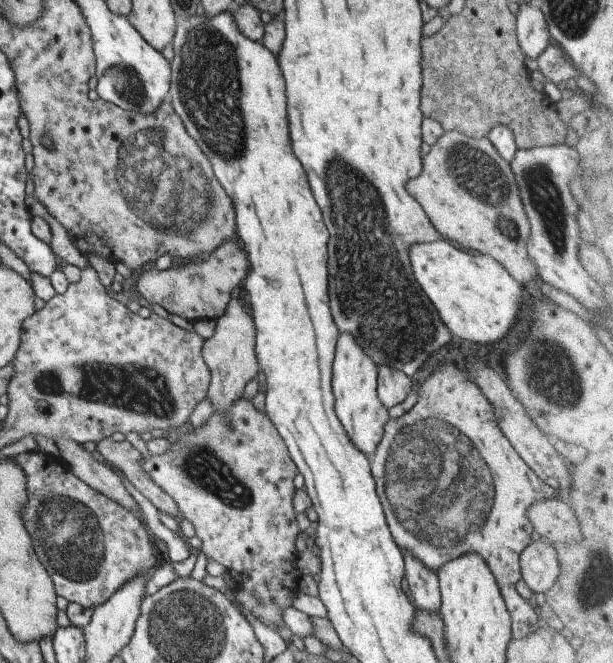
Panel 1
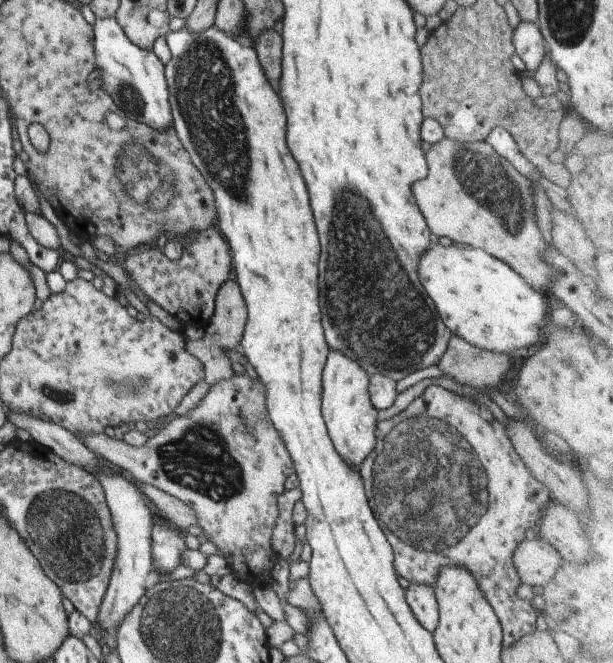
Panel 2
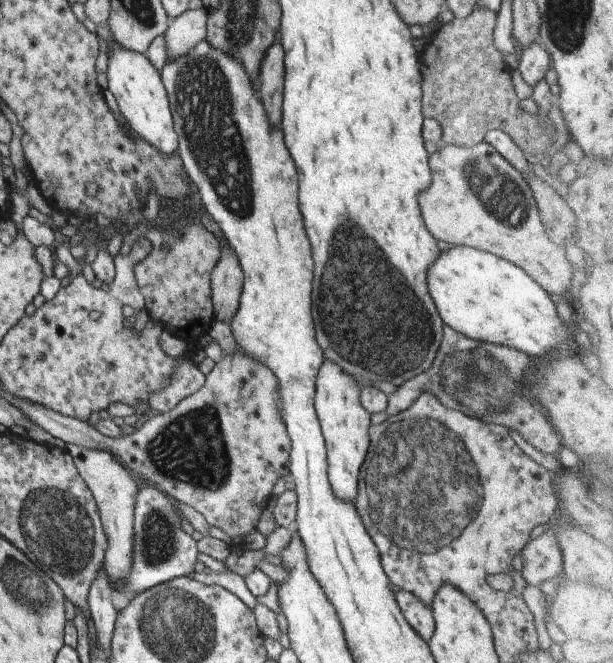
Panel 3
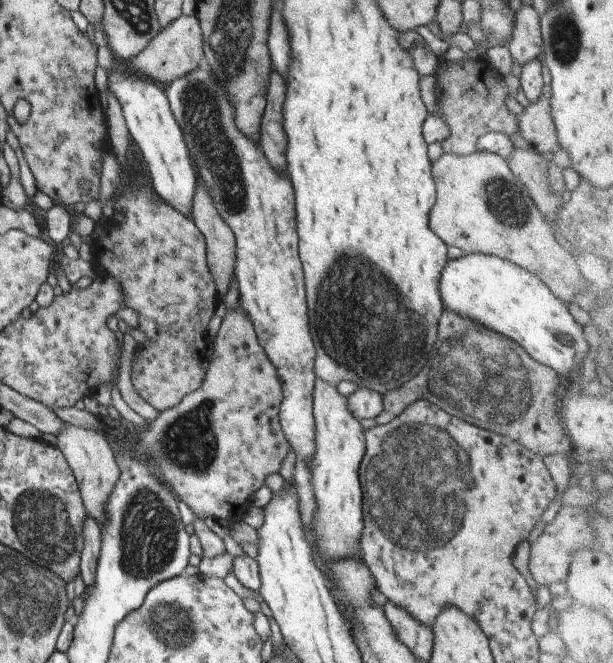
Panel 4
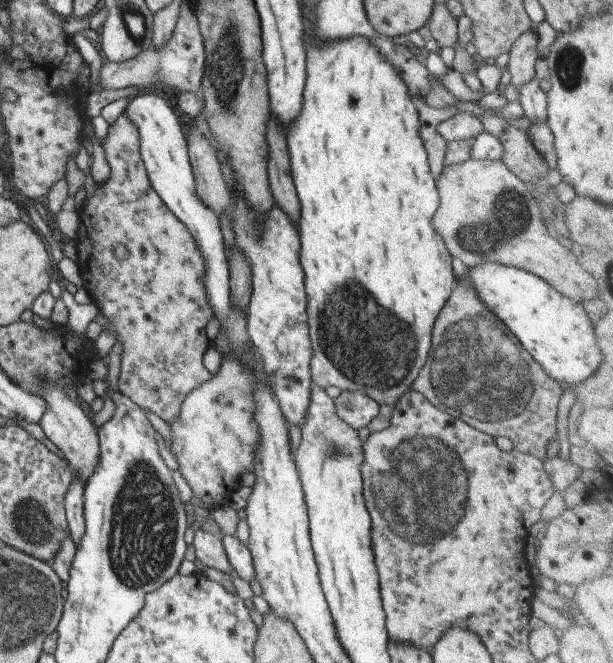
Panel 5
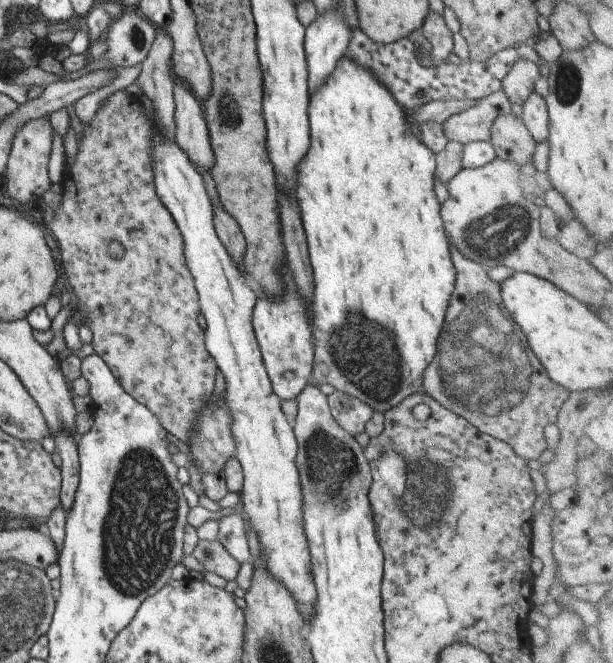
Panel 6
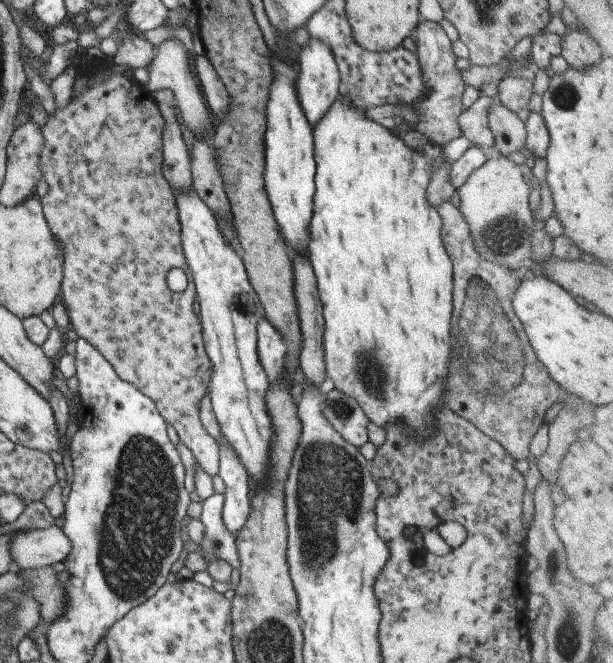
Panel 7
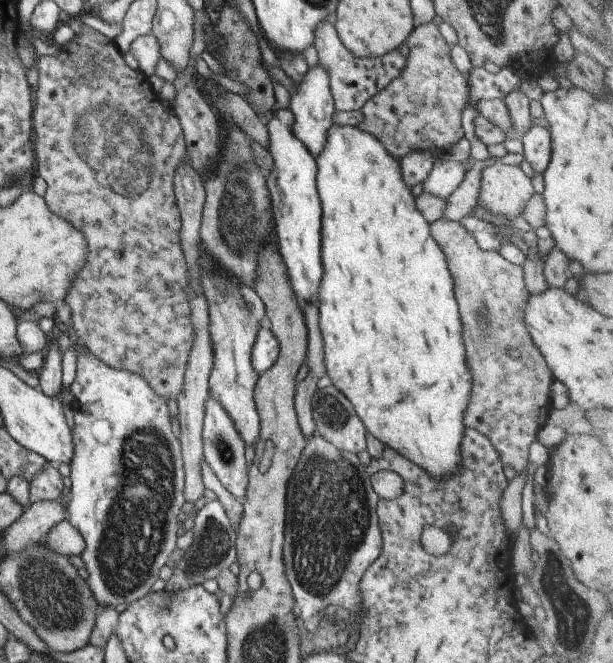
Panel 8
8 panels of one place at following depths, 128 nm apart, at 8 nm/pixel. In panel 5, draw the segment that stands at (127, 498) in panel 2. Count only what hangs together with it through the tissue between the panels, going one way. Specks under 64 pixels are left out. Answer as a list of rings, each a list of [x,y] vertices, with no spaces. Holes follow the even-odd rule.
[[[43,382],[39,386],[38,396],[45,400],[45,406],[47,406],[38,422],[45,438],[53,442],[70,466],[72,473],[79,478],[81,486],[85,486],[85,482],[93,474],[93,468],[97,466],[97,458],[99,458],[99,438],[97,438],[96,427],[87,417],[84,405],[69,400],[63,390]]]

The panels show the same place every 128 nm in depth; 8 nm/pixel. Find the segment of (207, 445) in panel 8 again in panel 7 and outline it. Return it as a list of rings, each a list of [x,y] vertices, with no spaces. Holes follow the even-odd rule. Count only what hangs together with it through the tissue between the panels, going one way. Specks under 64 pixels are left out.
[[[223,435],[219,440],[219,468],[217,476],[222,480],[224,504],[221,512],[221,522],[233,536],[237,538],[239,530],[245,526],[249,514],[249,478],[239,458]]]

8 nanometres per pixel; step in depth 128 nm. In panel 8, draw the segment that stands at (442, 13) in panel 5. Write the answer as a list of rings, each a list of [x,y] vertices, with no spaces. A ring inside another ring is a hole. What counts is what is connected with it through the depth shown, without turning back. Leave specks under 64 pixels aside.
[[[423,23],[414,26],[407,37],[407,62],[405,68],[399,72],[395,80],[391,80],[383,90],[380,90],[373,98],[369,98],[360,108],[363,120],[356,124],[361,132],[369,132],[375,136],[387,154],[393,160],[401,160],[407,152],[421,149],[431,151],[435,156],[443,153],[463,138],[461,127],[461,112],[465,108],[466,98],[469,94],[468,82],[463,74],[453,66],[450,58],[450,45],[443,40],[437,24]]]

